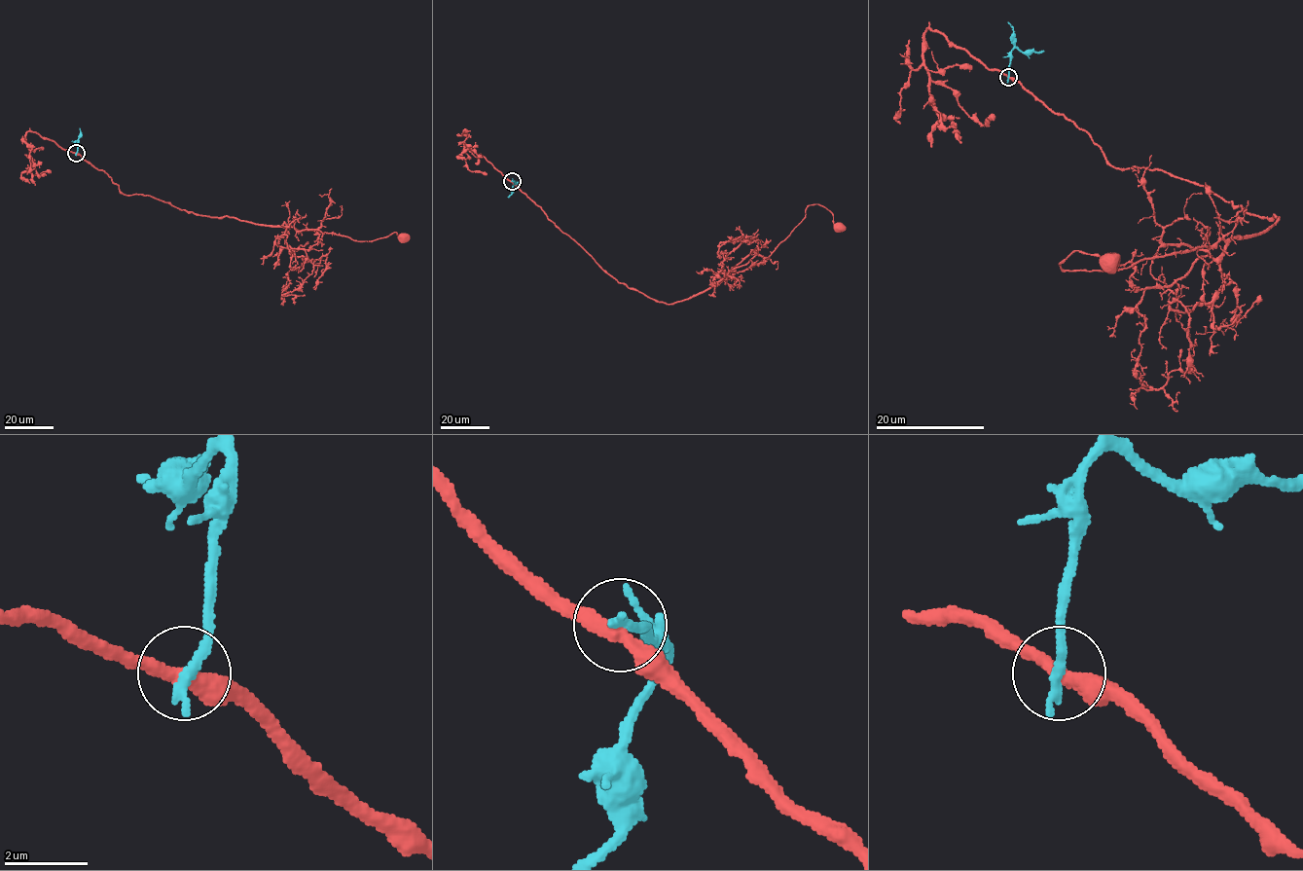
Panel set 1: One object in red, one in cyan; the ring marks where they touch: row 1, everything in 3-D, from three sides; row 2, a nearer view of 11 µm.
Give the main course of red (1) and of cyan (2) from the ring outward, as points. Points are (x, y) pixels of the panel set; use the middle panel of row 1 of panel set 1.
1: (512, 181), (619, 282), (668, 304), (696, 296), (760, 263), (805, 217), (809, 205), (824, 206), (840, 229)
2: (512, 181), (515, 183), (508, 198)

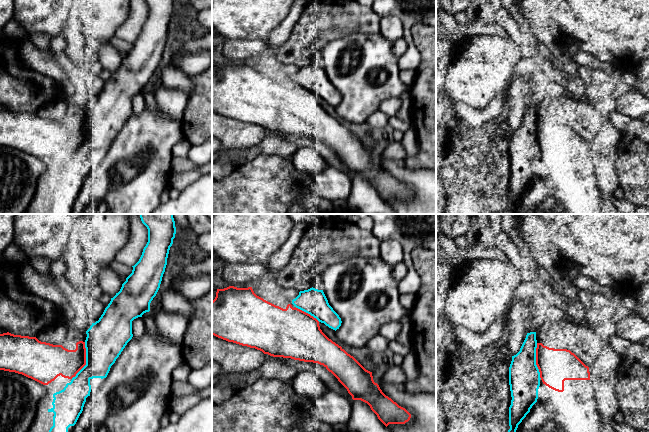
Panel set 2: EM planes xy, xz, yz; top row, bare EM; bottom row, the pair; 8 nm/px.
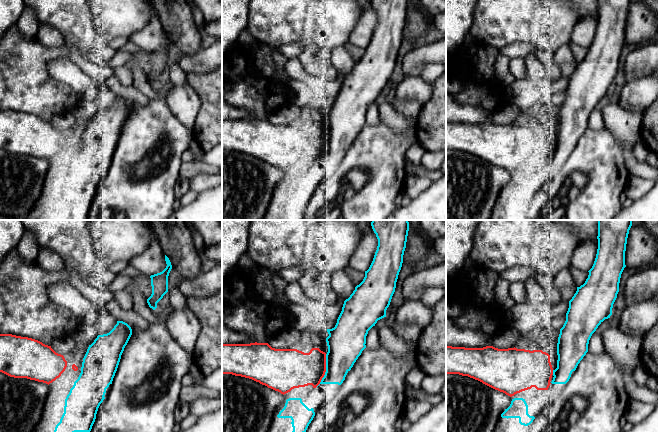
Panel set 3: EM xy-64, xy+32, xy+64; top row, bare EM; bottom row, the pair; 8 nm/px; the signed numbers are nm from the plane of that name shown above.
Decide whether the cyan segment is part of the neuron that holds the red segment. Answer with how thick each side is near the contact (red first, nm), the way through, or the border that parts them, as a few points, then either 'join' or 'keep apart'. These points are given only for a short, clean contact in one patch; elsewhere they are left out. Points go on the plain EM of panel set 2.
260 nm thick on the red side, 320 nm on the other; keep apart

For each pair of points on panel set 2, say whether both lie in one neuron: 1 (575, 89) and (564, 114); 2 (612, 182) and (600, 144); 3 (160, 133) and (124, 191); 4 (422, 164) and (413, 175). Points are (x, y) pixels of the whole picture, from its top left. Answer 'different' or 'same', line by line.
1: different
2: same
3: same
4: different

